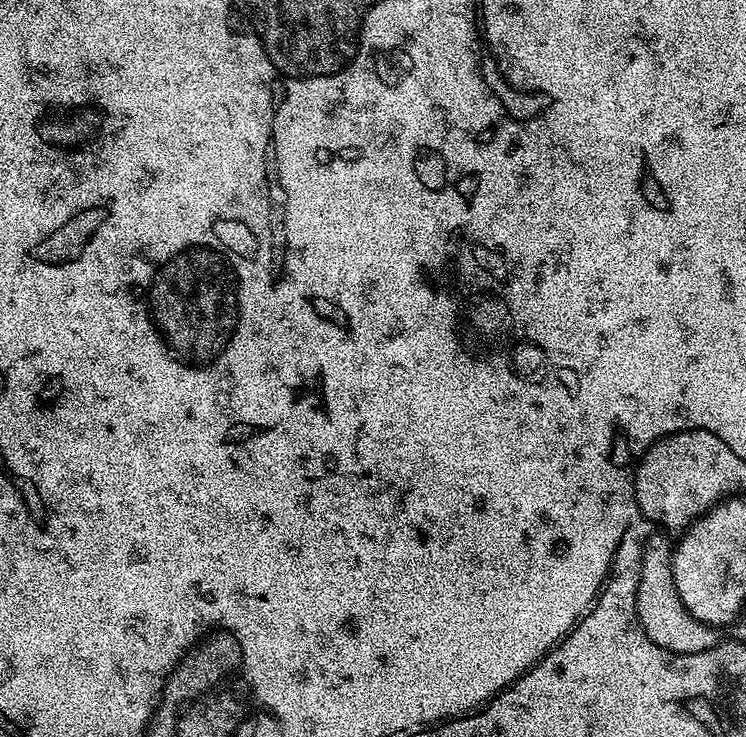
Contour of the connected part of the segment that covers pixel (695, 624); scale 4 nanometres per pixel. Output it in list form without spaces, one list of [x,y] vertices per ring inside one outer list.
[[[664,536],[649,539],[644,545],[644,557],[640,567],[640,581],[636,591],[636,617],[650,642],[671,652],[686,654],[715,648],[718,643],[717,629],[698,621],[684,608],[682,598],[675,589],[672,577],[673,545]]]

